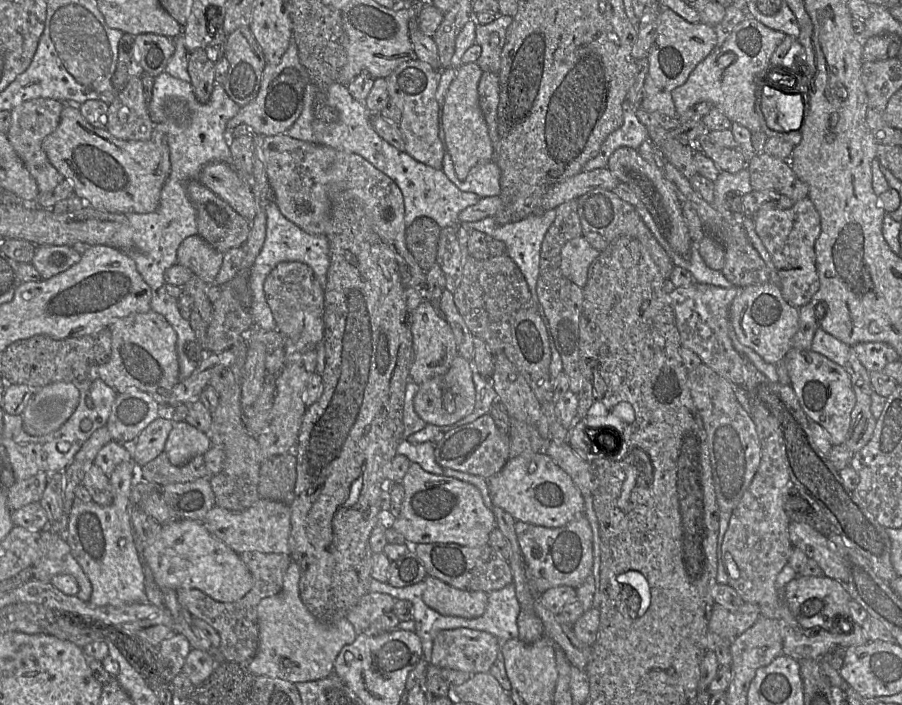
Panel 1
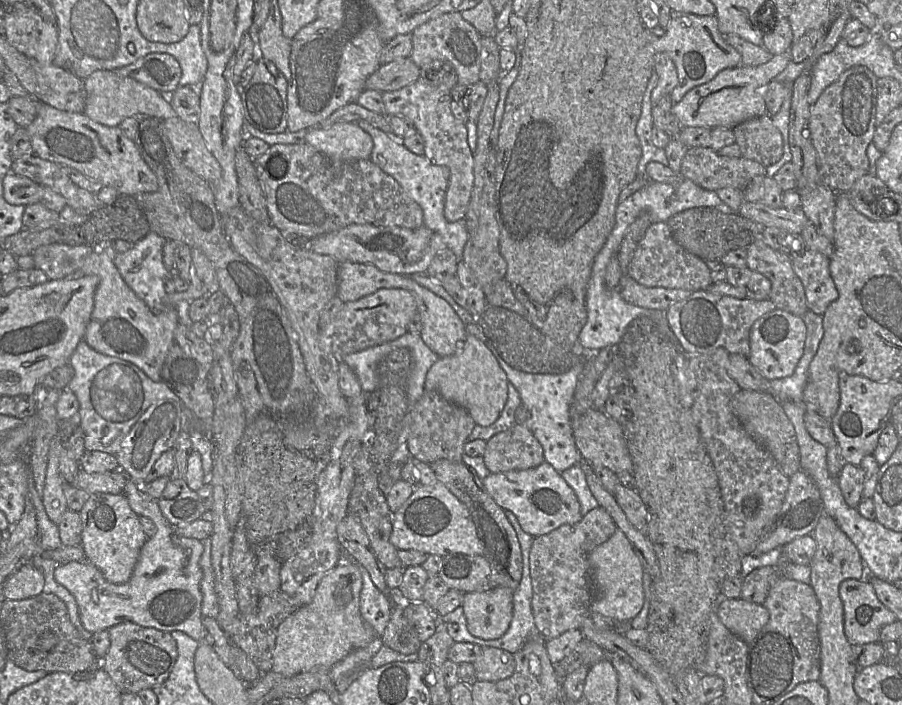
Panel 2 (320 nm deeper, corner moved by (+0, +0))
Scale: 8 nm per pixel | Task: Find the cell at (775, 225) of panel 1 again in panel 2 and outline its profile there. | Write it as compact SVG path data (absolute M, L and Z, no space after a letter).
M807 249L793 257L791 262L803 284L808 310L823 316L828 306L839 296L830 274L829 257Z

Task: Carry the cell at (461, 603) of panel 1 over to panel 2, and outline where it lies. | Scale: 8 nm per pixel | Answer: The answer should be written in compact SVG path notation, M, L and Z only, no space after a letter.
M495 587L486 591L464 593L461 607L471 635L494 640L508 630L513 613L513 591Z

